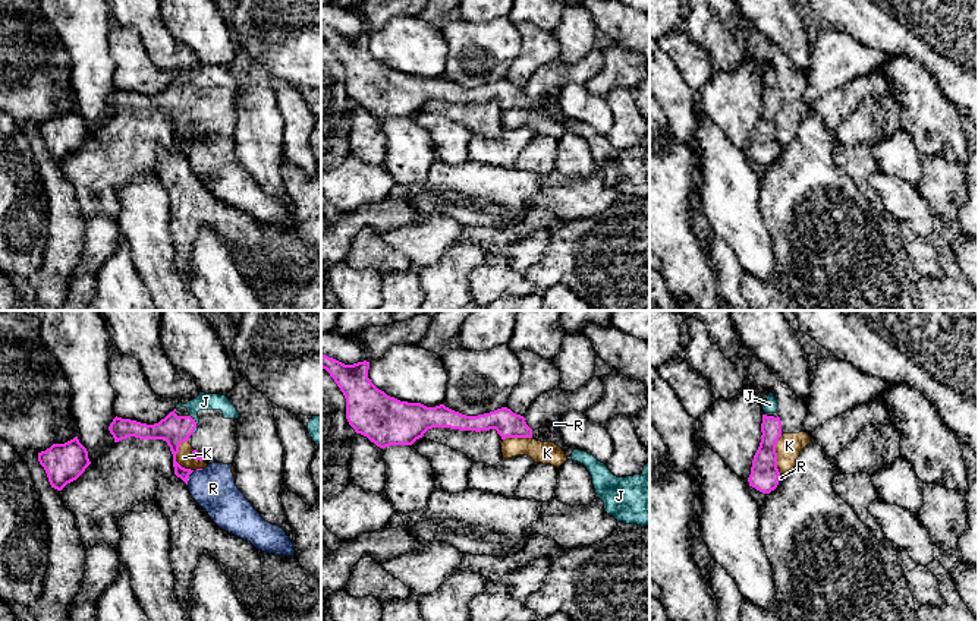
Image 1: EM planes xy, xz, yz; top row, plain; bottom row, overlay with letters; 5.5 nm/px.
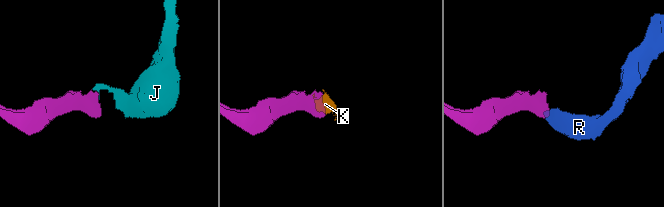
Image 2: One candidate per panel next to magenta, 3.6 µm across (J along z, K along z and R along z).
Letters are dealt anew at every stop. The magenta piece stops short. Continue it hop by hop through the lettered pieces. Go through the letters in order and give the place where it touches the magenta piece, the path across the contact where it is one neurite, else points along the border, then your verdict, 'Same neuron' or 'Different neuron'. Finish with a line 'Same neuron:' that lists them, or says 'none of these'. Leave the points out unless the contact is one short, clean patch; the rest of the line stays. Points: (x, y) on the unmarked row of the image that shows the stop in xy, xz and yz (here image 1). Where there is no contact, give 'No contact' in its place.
J: Touches magenta at xy (195, 97). Path across: xy (175, 101), (195, 97), (195, 82), (204, 73). Same neuron
K: Touches magenta at xy (175, 131). Boundary: xy (185, 112), (179, 117), (176, 132), (192, 142). Different neuron
R: Touches magenta at xy (188, 148). Boundary: xy (194, 142), (186, 155). Different neuron
Same neuron: J

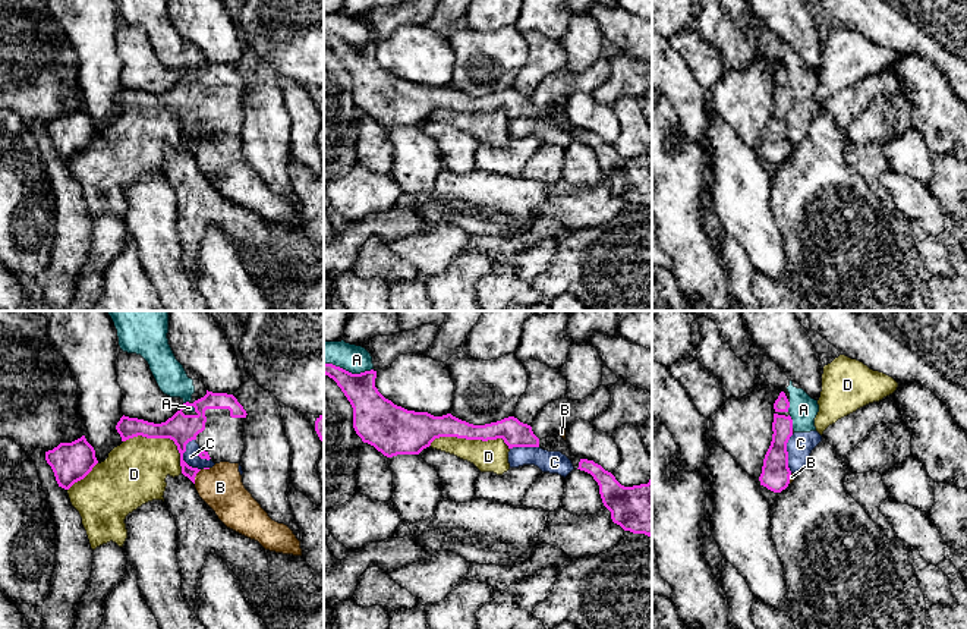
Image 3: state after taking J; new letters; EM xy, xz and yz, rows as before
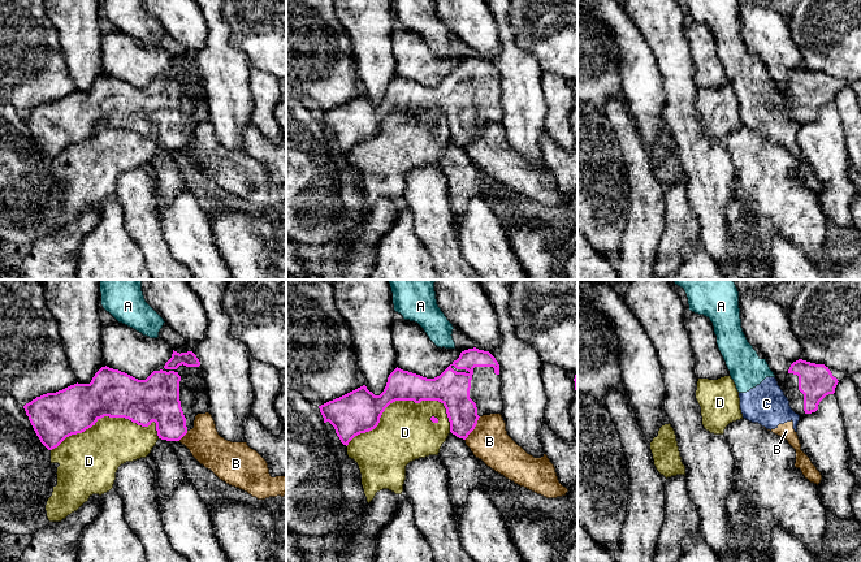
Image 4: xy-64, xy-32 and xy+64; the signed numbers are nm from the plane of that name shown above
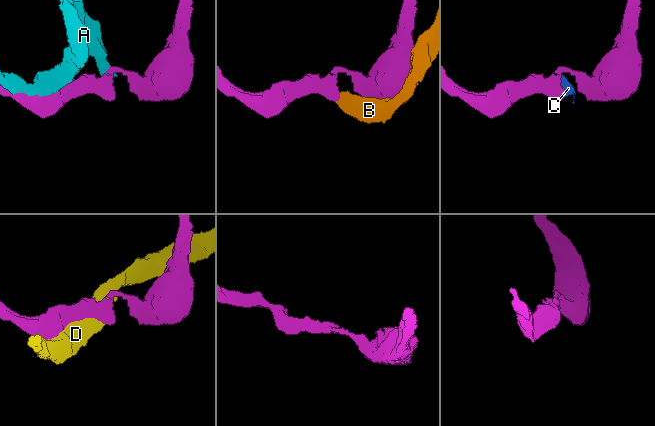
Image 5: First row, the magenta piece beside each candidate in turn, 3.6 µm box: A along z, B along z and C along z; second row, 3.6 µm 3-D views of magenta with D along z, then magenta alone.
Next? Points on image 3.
A: Touches magenta at xz (347, 43). Different neuron
B: Touches magenta at xy (195, 147). Boundary: xy (201, 141), (194, 154). Different neuron
C: Touches magenta at xy (182, 129). Boundary: xy (192, 110), (186, 116), (183, 131), (199, 141). Different neuron
D: Touches magenta at xz (471, 110). Different neuron
Same neuron: none of these

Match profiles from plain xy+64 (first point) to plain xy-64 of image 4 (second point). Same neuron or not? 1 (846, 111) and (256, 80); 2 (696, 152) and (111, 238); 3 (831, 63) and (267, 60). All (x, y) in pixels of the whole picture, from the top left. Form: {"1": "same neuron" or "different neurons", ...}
{"1": "same neuron", "2": "different neurons", "3": "same neuron"}

